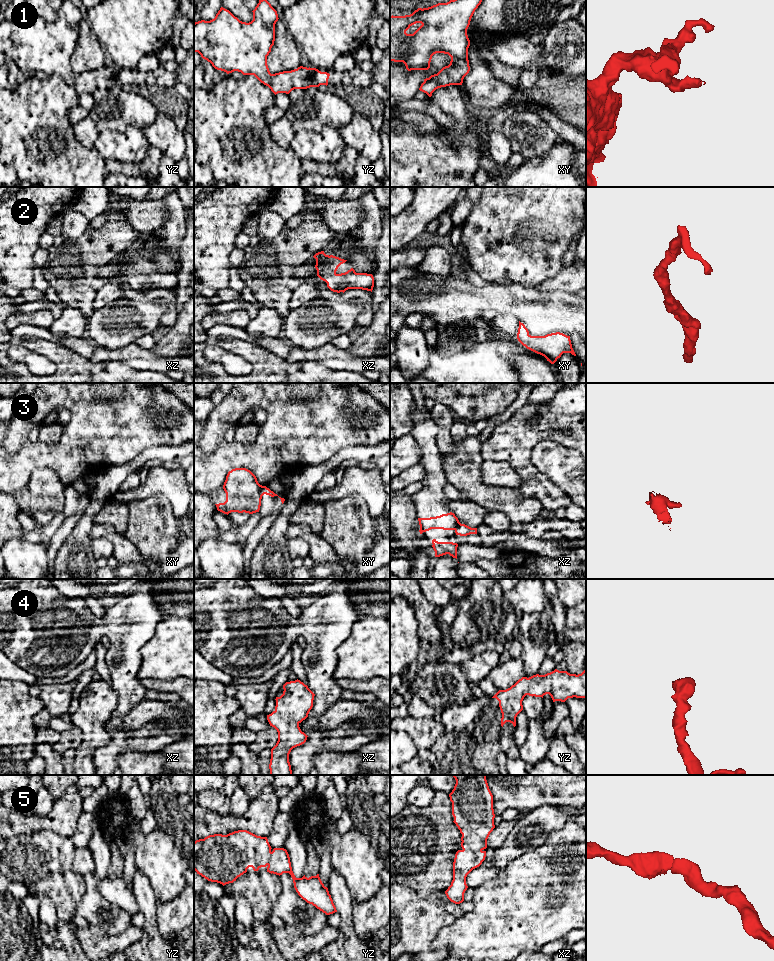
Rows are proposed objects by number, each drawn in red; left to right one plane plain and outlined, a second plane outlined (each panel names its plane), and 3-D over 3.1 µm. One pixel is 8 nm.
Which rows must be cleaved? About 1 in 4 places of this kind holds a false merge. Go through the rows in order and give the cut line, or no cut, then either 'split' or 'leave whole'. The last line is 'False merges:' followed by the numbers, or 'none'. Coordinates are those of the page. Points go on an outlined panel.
1: no cut | leave whole
2: no cut | leave whole
3: xy (263, 486), (262, 494) | split
4: no cut | leave whole
5: no cut | leave whole
False merges: 3

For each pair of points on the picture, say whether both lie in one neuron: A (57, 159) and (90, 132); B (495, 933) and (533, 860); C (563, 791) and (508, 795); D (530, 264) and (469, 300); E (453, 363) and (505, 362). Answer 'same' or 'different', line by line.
A: different
B: same
C: same
D: different
E: same

